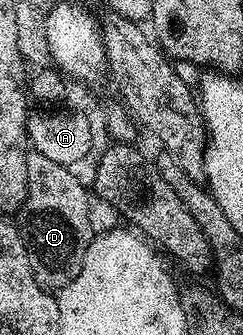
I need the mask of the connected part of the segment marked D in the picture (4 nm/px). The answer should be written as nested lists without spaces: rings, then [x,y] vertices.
[[[33,149],[26,157],[28,196],[18,212],[18,226],[24,237],[28,263],[34,277],[45,289],[65,287],[78,277],[88,246],[94,238],[88,191],[74,172],[71,166],[50,161]]]

